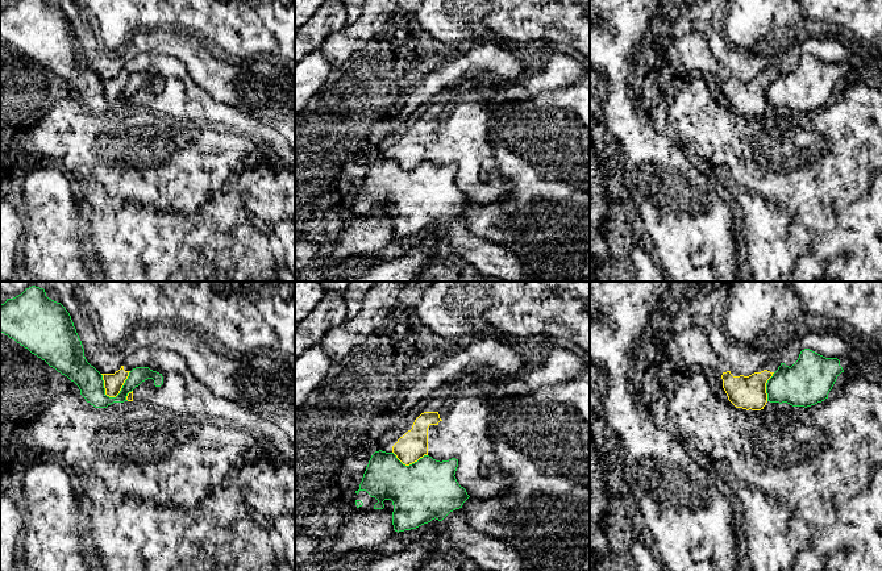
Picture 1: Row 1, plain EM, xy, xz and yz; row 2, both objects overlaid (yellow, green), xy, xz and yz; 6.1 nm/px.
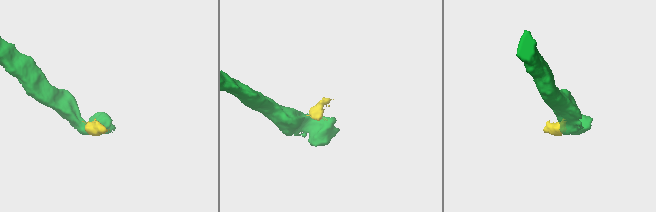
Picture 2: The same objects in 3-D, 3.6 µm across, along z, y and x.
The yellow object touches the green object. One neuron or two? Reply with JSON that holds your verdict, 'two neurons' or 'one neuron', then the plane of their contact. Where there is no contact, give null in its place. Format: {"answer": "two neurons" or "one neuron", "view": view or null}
{"answer": "two neurons", "view": "xy"}

